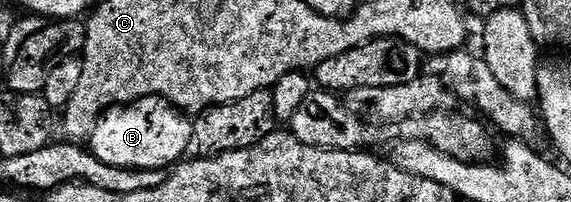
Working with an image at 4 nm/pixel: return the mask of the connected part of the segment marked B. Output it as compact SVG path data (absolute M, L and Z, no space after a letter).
M153 95L105 111L88 141L88 150L100 157L104 165L127 167L133 171L157 171L177 164L185 156L182 154L191 150L193 137L193 122L173 103Z

